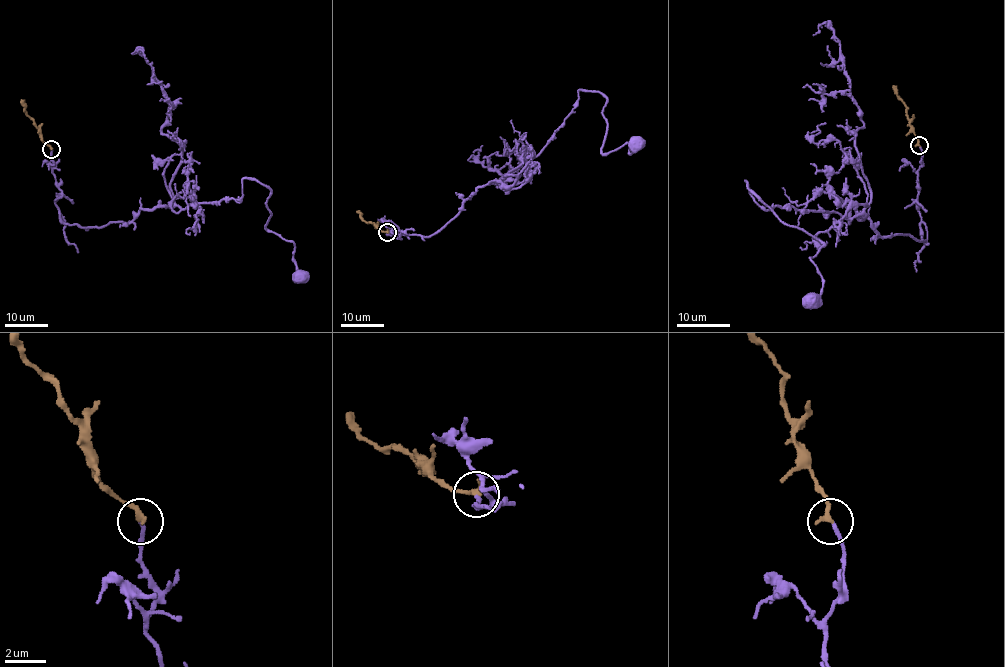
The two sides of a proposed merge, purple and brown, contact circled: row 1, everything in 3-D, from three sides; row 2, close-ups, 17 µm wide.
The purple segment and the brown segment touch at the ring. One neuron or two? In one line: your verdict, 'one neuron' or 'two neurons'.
one neuron

